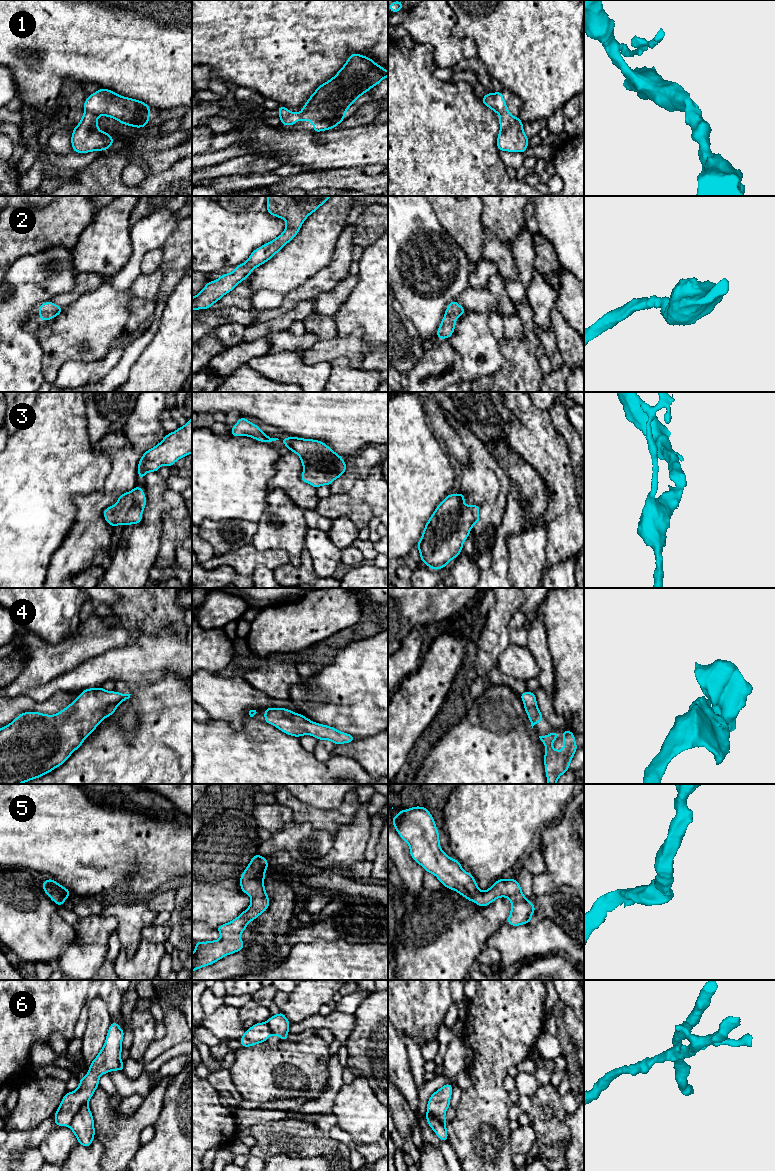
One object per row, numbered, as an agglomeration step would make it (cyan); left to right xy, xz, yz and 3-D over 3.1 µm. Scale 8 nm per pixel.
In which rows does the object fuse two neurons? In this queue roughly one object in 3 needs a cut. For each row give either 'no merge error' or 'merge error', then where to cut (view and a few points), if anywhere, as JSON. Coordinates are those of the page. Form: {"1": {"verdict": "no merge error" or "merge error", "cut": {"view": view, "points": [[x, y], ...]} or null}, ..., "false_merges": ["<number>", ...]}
{"1": {"verdict": "no merge error", "cut": null}, "2": {"verdict": "no merge error", "cut": null}, "3": {"verdict": "no merge error", "cut": null}, "4": {"verdict": "no merge error", "cut": null}, "5": {"verdict": "no merge error", "cut": null}, "6": {"verdict": "merge error", "cut": {"view": "xy", "points": [[87, 1102], [81, 1106], [68, 1125]]}}, "false_merges": ["6"]}

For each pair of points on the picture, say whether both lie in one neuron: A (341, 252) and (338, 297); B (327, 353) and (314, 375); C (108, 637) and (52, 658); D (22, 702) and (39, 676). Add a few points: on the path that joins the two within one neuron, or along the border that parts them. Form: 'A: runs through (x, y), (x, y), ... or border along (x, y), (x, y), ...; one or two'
A: border along (348, 275), (329, 291), (322, 292), (319, 295); two
B: border along (302, 352), (302, 360), (306, 364), (330, 363); two
C: runs through (94, 637), (66, 655); one
D: border along (23, 693), (17, 696), (10, 696); two

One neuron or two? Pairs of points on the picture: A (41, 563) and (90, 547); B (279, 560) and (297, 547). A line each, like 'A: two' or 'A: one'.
A: two
B: two

